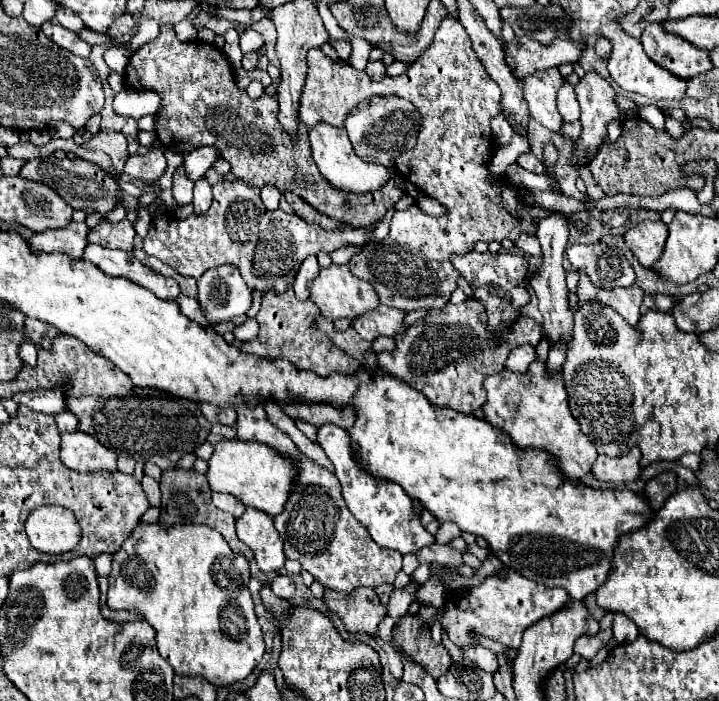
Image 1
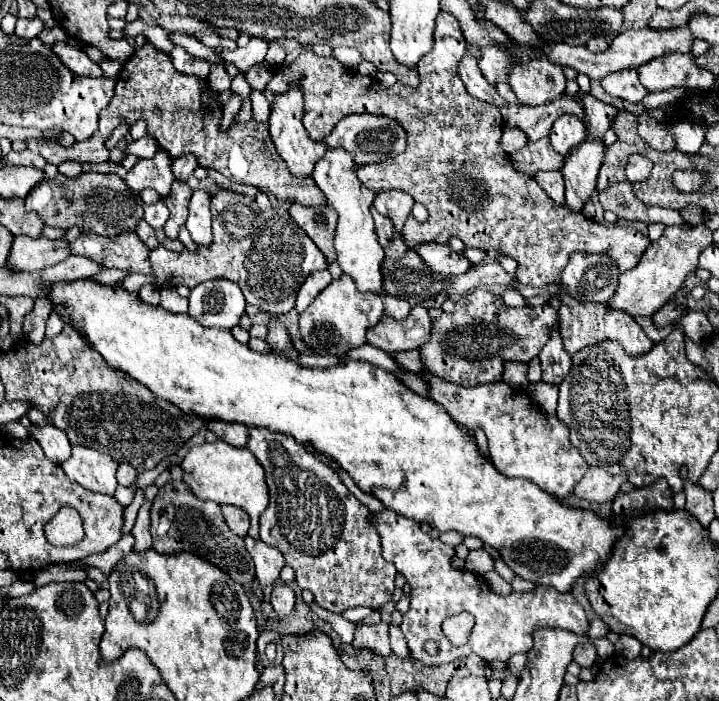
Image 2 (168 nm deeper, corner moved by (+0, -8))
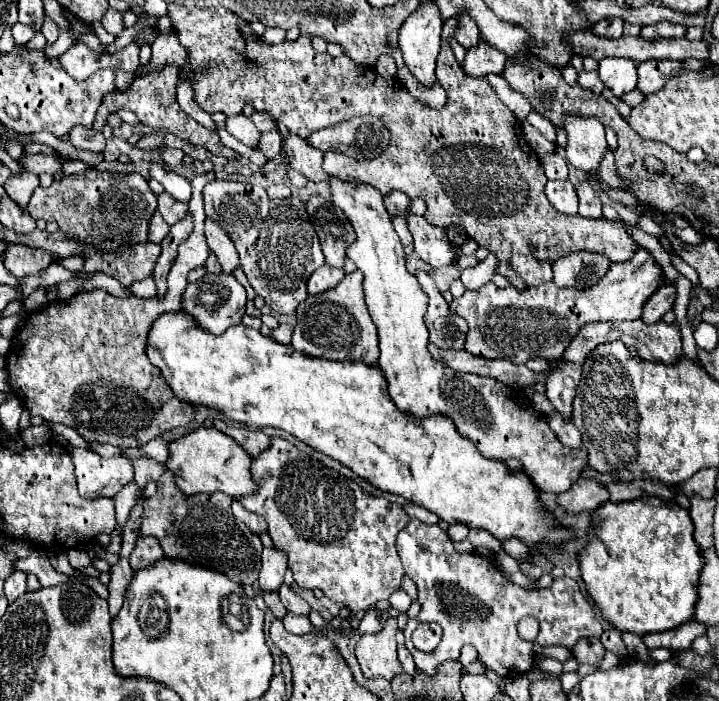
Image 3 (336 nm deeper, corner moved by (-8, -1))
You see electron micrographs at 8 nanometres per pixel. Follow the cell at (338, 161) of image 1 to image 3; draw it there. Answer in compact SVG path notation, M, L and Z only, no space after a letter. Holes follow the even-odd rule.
M330 177L328 179L330 191L332 191L332 201L338 205L348 221L352 223L356 231L356 241L346 249L346 257L356 263L356 267L364 275L364 295L366 295L366 305L368 311L378 327L378 337L380 337L380 359L378 365L386 375L388 381L388 391L396 407L400 407L406 413L412 413L416 417L426 417L432 413L442 413L454 419L458 431L468 437L476 449L488 457L488 459L518 459L526 475L540 487L540 491L550 491L550 493L564 493L576 481L584 467L588 465L588 451L586 447L582 449L570 449L558 441L558 437L552 433L552 429L546 425L546 419L534 411L532 403L524 397L520 389L514 387L504 387L504 383L480 375L470 375L470 373L458 373L452 371L450 367L444 367L442 363L436 363L430 353L428 353L429 333L424 327L424 311L426 311L426 301L428 297L424 295L418 279L408 273L406 269L406 255L402 251L400 239L390 223L390 215L384 207L382 195L366 183L346 183L340 177Z

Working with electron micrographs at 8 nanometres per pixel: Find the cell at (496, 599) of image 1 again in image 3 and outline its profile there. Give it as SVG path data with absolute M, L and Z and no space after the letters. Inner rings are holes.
M412 519L396 537L396 549L398 549L398 555L402 559L402 565L404 565L404 571L406 575L416 583L418 587L418 601L422 603L422 609L420 609L420 615L410 619L404 627L404 637L406 637L406 649L412 653L414 657L414 663L416 663L416 669L424 671L424 673L432 673L436 671L436 667L444 661L450 661L450 659L458 659L460 657L460 649L470 643L476 647L478 651L478 657L484 661L484 665L492 671L496 671L500 677L508 679L508 677L514 677L514 675L522 675L526 673L532 663L534 663L534 657L532 657L532 647L538 643L542 647L548 647L548 645L562 645L562 647L568 647L572 649L576 645L576 641L580 637L600 637L602 635L602 625L598 623L596 615L594 615L594 609L592 605L586 601L586 597L580 593L578 589L578 583L570 577L560 577L560 579L554 579L554 583L548 587L548 589L524 589L524 587L518 587L514 585L512 581L508 581L500 569L484 559L484 557L478 557L474 553L458 553L454 547L452 547L452 539L448 537L446 531L442 531L438 525L426 525L422 521L416 521ZM522 617L534 617L538 623L540 623L540 631L538 631L538 637L534 641L524 641L518 637L516 633L516 623L522 619ZM424 621L438 621L440 627L444 629L444 637L440 641L440 645L432 651L432 653L422 653L414 647L412 643L412 633L414 629L424 623Z

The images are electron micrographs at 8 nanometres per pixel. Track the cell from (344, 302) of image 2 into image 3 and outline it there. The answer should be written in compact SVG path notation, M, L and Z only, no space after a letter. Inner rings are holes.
M354 271L346 275L334 289L320 295L310 295L300 307L298 325L294 327L292 347L310 357L322 357L332 361L362 361L376 365L378 361L378 335L376 325L368 313L362 293L362 273Z

